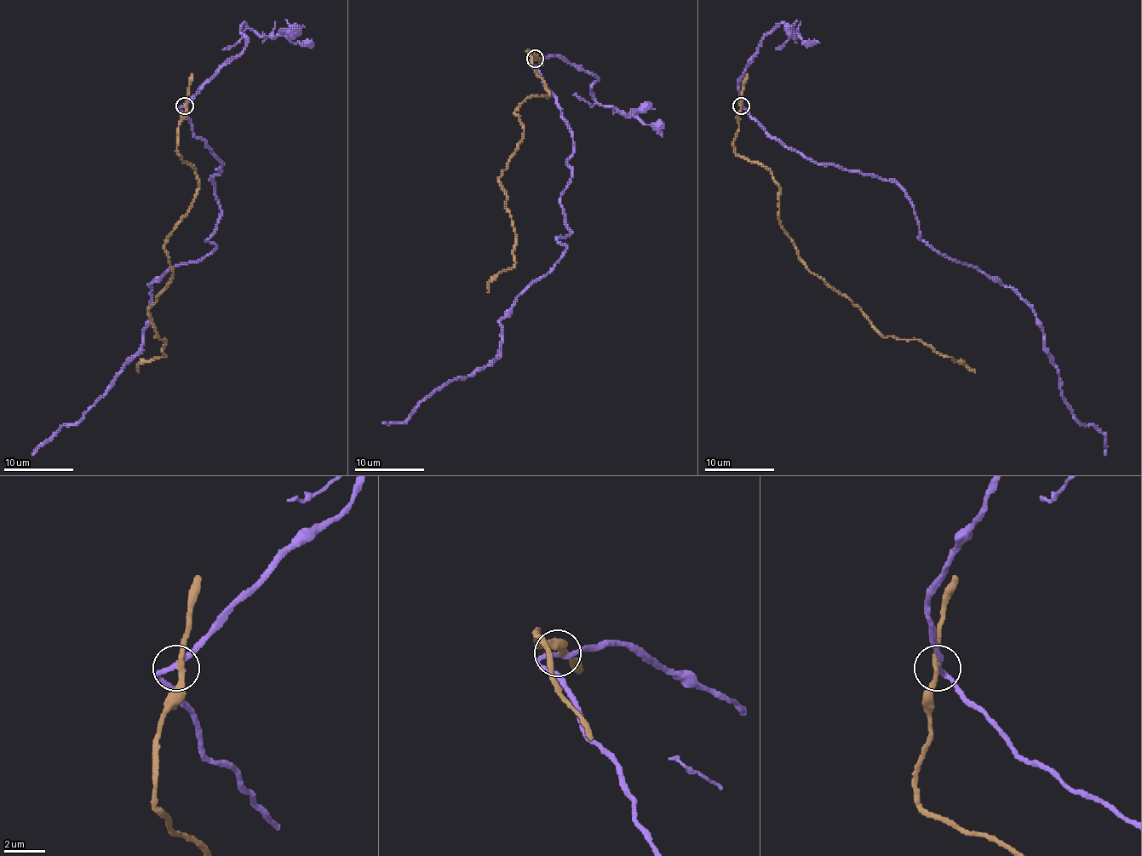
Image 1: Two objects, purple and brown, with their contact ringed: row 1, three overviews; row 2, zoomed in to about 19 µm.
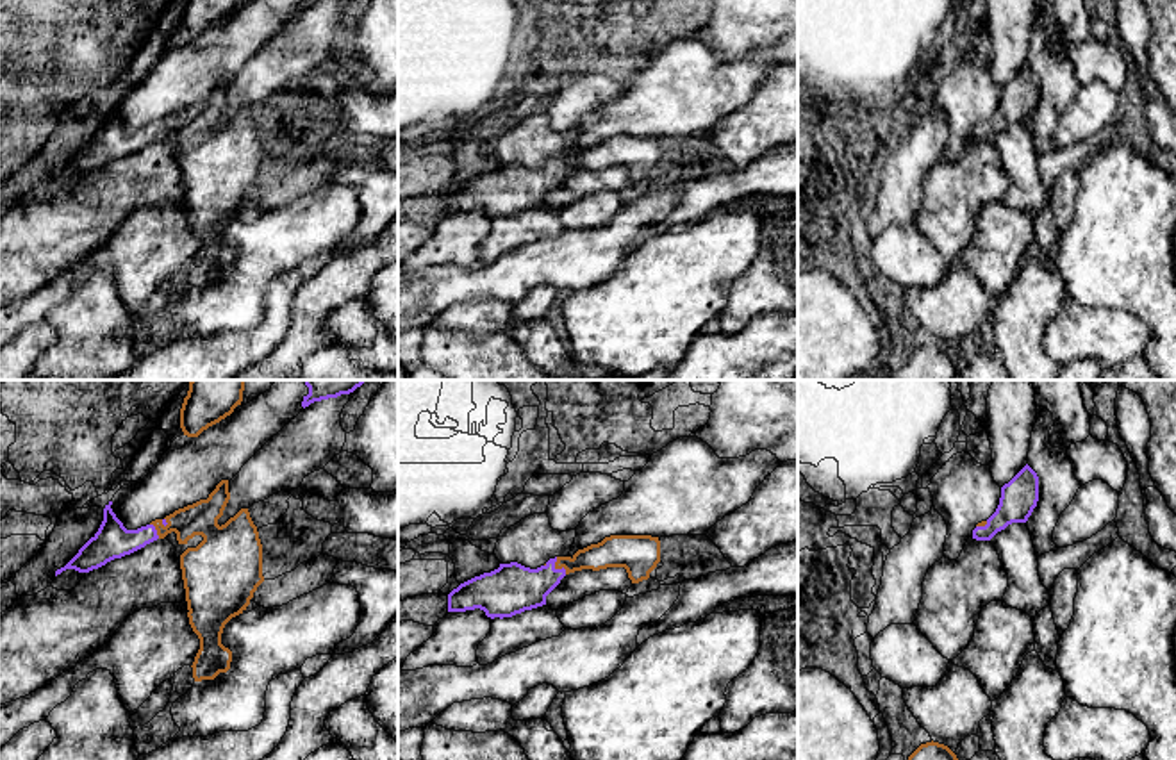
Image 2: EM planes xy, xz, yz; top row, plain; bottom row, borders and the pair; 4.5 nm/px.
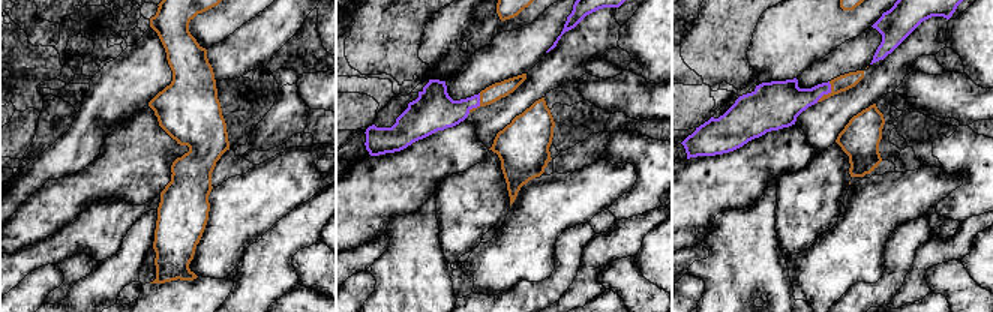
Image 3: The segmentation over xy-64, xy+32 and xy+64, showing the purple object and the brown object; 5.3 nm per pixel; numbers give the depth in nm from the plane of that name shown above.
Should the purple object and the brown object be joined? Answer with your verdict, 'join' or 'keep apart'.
keep apart

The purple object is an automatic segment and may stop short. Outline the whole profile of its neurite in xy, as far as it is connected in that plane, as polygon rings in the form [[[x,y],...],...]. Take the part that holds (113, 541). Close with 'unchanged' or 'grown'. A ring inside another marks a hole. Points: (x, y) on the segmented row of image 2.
[[[109,501],[104,508],[104,521],[98,532],[79,549],[79,553],[64,567],[55,571],[55,576],[66,569],[89,573],[114,558],[130,555],[159,539],[153,525],[146,525],[137,530],[127,530],[112,512],[111,505],[112,501]]] | unchanged

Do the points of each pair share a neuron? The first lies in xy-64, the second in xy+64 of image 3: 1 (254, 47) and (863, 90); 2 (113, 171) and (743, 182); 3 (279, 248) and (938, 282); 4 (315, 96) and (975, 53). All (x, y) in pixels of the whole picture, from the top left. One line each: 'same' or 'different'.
1: same
2: same
3: different
4: different

